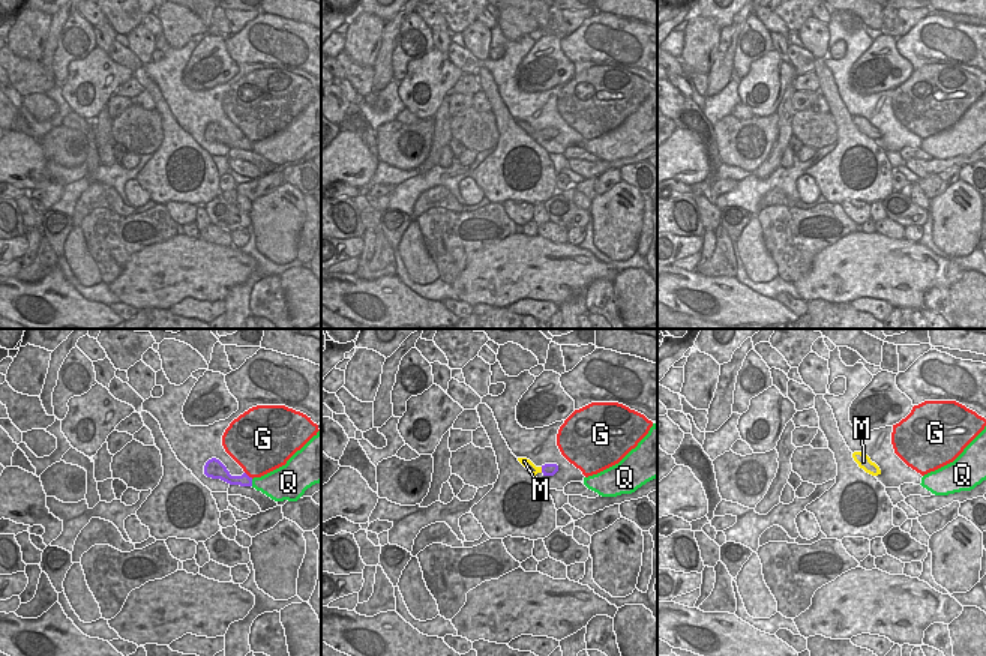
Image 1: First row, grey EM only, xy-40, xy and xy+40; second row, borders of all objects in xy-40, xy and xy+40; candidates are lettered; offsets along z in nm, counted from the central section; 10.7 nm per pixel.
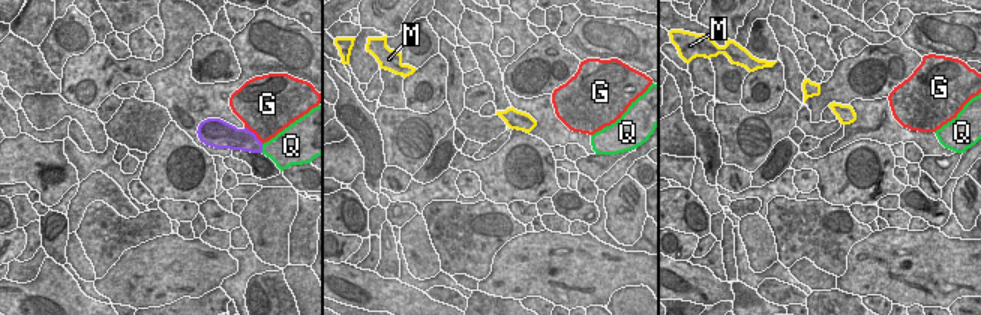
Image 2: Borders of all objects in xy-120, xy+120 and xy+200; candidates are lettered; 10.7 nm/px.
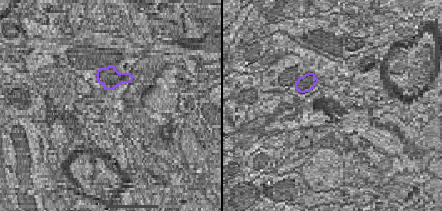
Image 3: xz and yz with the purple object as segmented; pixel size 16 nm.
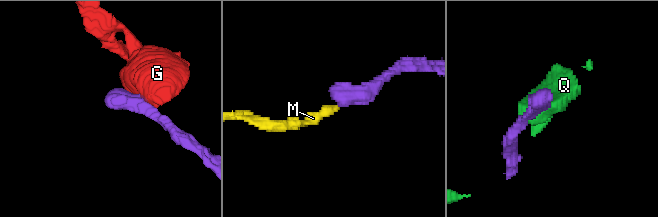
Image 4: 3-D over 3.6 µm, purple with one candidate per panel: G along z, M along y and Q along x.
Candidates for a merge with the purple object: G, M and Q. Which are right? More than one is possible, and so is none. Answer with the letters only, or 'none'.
M

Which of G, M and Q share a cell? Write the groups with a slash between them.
G / M / Q

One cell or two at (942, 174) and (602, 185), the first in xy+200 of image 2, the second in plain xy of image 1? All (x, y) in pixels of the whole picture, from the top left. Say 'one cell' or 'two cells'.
two cells

